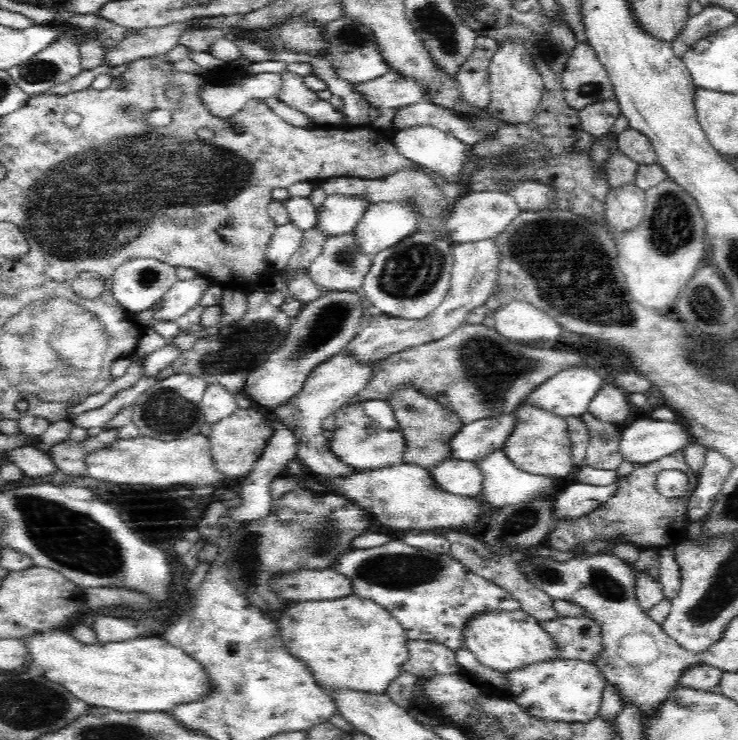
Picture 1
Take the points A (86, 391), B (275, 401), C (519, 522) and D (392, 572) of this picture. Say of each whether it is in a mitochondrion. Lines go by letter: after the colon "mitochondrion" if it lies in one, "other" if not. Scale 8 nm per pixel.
A: other
B: other
C: mitochondrion
D: mitochondrion

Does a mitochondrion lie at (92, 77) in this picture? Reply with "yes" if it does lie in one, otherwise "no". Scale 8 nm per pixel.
no

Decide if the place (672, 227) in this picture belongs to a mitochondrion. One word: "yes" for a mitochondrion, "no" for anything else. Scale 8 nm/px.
yes

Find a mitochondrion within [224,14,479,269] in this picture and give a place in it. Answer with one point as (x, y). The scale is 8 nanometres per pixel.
(353, 38)

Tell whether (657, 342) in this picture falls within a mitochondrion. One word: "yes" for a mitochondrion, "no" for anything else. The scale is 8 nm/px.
no

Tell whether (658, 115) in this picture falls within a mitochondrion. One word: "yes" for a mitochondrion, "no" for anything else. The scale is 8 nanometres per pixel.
no

